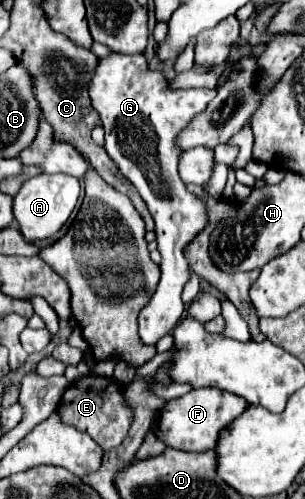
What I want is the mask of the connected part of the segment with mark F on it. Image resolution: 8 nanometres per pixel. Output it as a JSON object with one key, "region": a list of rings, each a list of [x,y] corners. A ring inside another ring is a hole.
{"region":[[[207,387],[207,389],[193,389],[191,393],[171,399],[165,409],[159,413],[157,419],[157,435],[173,449],[185,449],[185,451],[209,451],[217,445],[217,435],[233,421],[237,419],[249,403],[241,399],[239,395],[231,395],[227,391]]]}

